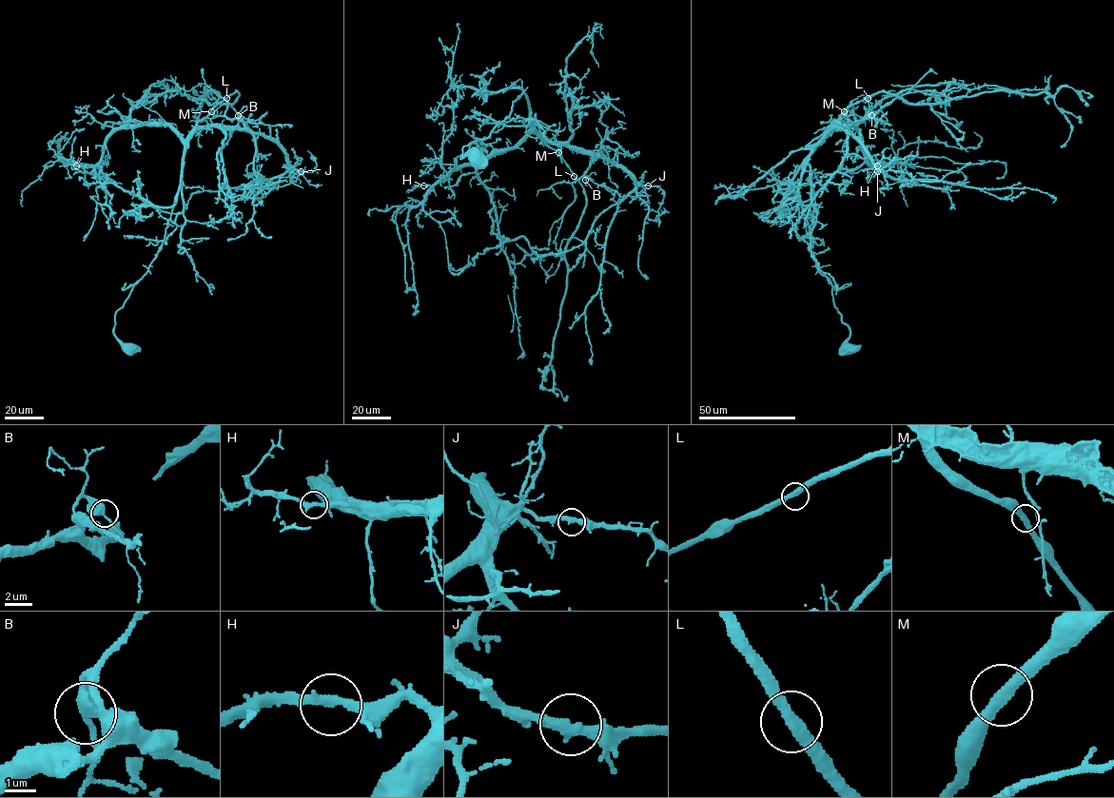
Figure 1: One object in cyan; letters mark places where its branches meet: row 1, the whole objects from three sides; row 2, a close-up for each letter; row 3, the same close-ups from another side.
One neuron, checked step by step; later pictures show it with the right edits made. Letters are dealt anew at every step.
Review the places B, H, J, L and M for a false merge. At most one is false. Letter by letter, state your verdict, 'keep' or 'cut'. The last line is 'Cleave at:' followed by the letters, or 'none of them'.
B: keep
H: keep
J: keep
L: keep
M: keep
Cleave at: none of them

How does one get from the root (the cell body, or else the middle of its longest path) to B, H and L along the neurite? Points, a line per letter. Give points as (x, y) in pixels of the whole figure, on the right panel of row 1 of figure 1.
B: (849, 347), (850, 329), (835, 307), (831, 282), (792, 228), (785, 195), (830, 128), (871, 115)
H: (849, 347), (831, 282), (792, 228), (785, 195), (837, 125), (854, 127), (877, 165)
L: (849, 347), (850, 329), (835, 307), (831, 282), (792, 228), (785, 195), (826, 129), (847, 108), (868, 98)

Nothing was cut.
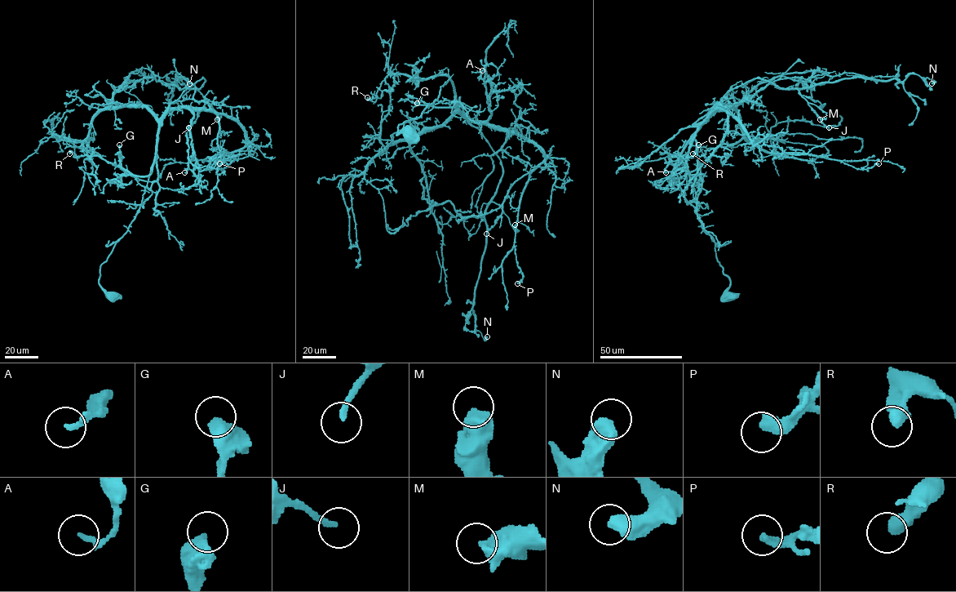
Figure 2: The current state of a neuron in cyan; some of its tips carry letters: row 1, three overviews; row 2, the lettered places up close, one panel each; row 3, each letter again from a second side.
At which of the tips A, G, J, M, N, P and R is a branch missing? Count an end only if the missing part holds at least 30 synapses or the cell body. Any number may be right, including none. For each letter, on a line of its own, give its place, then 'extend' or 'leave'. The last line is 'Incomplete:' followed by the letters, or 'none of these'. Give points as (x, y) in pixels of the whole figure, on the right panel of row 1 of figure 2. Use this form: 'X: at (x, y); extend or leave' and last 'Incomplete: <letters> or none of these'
A: at (666, 172); leave
G: at (698, 144); leave
J: at (829, 127); leave
M: at (820, 119); leave
N: at (931, 83); leave
P: at (878, 163); leave
R: at (692, 153); leave
Incomplete: none of these

